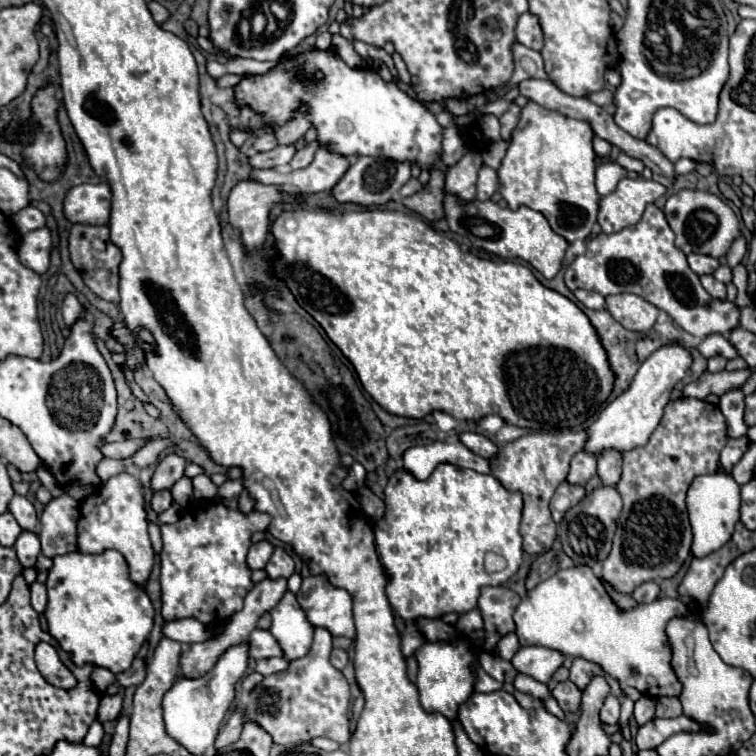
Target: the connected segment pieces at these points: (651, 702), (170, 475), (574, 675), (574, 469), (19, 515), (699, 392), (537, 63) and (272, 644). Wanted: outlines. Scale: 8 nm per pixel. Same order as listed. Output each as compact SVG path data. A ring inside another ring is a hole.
M642 695L636 703L634 703L634 719L638 723L638 727L646 725L648 721L654 719L654 711L656 711L656 699L650 699L646 695Z
M170 453L166 455L156 471L154 471L154 477L152 477L152 489L154 491L160 491L160 489L170 489L182 475L184 475L184 469L186 469L186 459L176 455L176 453Z
M576 657L572 667L570 667L570 681L578 685L578 689L584 689L586 683L590 683L590 679L594 679L594 675L602 675L604 671L596 665L596 663L590 663L582 657Z
M580 451L578 455L574 455L572 463L570 463L570 471L568 471L568 481L576 483L576 485L584 485L592 475L596 475L596 461L598 457L590 451Z
M14 495L8 507L24 531L36 531L38 515L36 515L34 505L24 495Z
M740 369L740 371L720 371L720 373L704 373L698 381L692 381L684 387L684 397L704 399L710 393L724 395L730 389L740 389L752 375L752 369Z
M516 41L512 45L512 55L514 55L514 73L512 73L510 87L516 87L524 79L524 71L536 79L548 79L546 69L544 69L544 59L538 51L524 47L522 43Z
M254 629L248 637L250 643L250 657L254 659L268 659L268 657L284 657L278 641L270 635L270 631Z

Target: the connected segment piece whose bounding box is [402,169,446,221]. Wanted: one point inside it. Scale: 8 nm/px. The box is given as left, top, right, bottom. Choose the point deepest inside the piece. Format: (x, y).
(429, 202)

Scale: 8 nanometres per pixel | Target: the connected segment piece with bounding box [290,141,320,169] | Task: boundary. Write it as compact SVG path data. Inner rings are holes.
M310 141L308 145L300 145L300 147L298 147L298 151L296 151L296 155L294 155L294 157L292 157L292 161L290 161L290 167L292 167L292 169L308 167L308 165L312 163L314 153L318 151L318 147L320 147L320 143L318 143L318 141Z

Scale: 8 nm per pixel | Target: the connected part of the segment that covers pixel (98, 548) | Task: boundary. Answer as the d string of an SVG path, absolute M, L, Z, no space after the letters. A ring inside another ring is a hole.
M120 473L118 477L108 479L98 493L92 493L82 503L82 517L78 519L78 551L82 553L102 553L104 549L120 551L128 561L132 581L144 585L154 565L154 551L148 537L148 515L144 507L146 505L142 483L134 475Z

